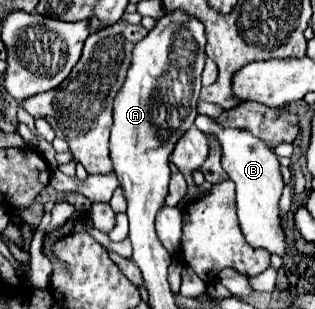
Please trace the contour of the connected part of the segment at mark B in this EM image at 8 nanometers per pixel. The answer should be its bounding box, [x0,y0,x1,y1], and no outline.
[195,116,285,256]

